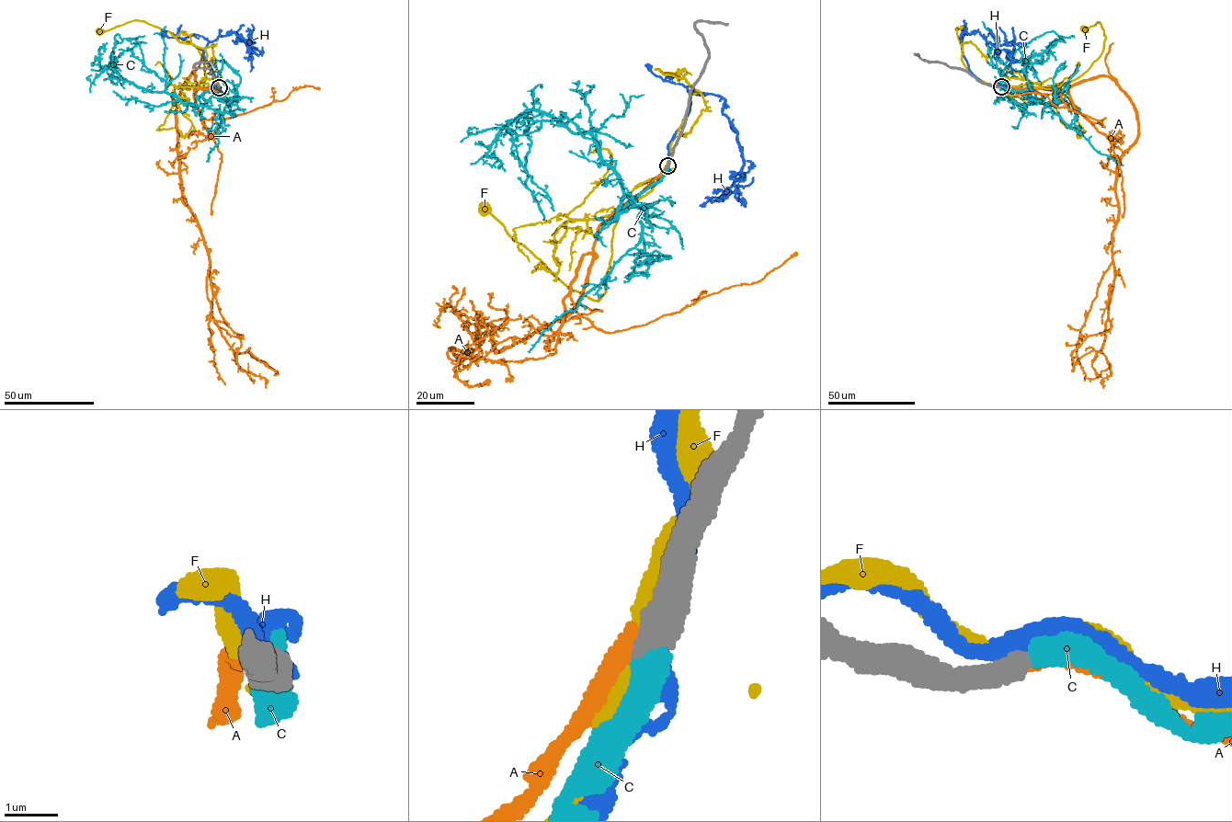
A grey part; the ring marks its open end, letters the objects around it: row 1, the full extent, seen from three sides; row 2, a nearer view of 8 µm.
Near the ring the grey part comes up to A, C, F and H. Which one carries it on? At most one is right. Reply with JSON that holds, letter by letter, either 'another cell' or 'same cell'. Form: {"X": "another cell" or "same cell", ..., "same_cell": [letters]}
{"A": "another cell", "C": "same cell", "F": "another cell", "H": "another cell", "same_cell": ["C"]}

